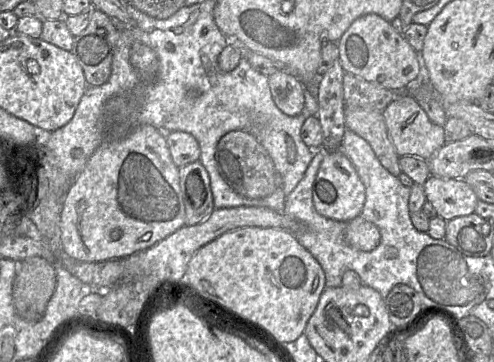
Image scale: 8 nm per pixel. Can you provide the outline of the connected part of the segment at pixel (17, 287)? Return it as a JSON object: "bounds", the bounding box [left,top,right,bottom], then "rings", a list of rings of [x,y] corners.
{"bounds":[12,257,57,323],"rings":[[[41,257],[16,262],[12,296],[18,316],[30,323],[44,317],[46,307],[57,285],[55,267]]]}

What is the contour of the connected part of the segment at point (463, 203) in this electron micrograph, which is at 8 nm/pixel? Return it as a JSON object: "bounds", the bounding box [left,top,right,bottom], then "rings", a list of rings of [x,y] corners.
{"bounds":[423,175,478,221],"rings":[[[430,175],[423,187],[426,200],[445,221],[475,212],[478,197],[464,178]]]}

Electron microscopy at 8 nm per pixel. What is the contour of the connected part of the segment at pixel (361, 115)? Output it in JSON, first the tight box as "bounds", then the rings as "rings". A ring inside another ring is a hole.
{"bounds":[345,107,402,177],"rings":[[[345,107],[345,127],[366,140],[382,166],[398,177],[402,172],[400,156],[389,138],[382,113],[360,107]]]}

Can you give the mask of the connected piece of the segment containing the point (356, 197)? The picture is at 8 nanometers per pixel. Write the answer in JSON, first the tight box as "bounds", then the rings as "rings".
{"bounds":[313,152,366,222],"rings":[[[328,152],[317,172],[313,185],[313,204],[321,216],[349,222],[358,217],[364,207],[366,192],[351,161],[341,152]]]}

